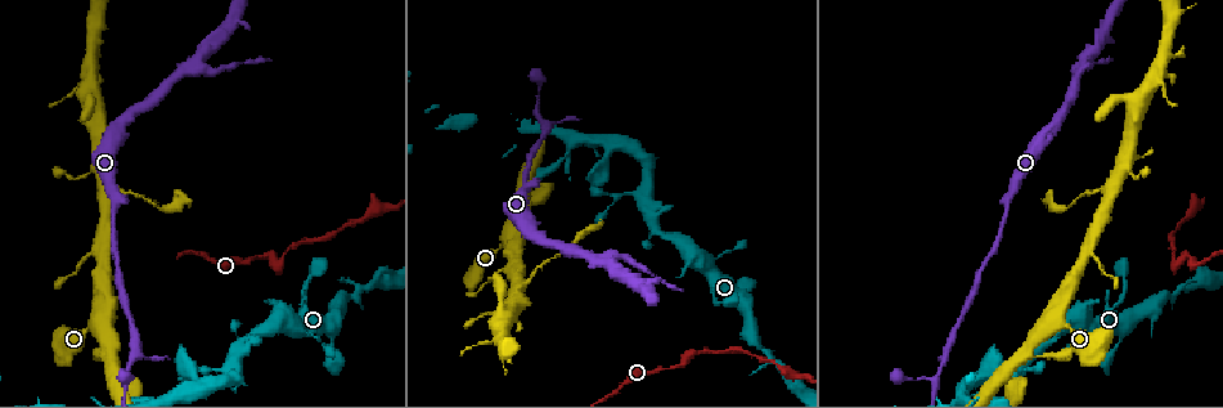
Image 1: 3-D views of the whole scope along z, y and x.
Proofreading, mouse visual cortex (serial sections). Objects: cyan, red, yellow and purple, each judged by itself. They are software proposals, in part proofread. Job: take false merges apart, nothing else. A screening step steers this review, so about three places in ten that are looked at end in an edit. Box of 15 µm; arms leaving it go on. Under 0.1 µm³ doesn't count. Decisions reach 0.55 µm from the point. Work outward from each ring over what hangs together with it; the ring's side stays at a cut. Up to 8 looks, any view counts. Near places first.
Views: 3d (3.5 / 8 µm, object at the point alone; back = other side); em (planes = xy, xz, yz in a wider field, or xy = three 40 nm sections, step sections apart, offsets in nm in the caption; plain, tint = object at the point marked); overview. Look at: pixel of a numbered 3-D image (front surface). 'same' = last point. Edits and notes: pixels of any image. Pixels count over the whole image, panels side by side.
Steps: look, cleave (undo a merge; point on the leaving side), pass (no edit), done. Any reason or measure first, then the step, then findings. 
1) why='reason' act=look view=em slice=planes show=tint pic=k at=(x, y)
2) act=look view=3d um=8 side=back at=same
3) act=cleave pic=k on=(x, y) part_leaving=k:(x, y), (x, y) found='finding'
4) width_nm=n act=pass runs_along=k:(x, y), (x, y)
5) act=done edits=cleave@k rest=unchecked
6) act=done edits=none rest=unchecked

why='two arms in line, one across' act=look view=3d um=3.5 pic=1 at=(934, 380)

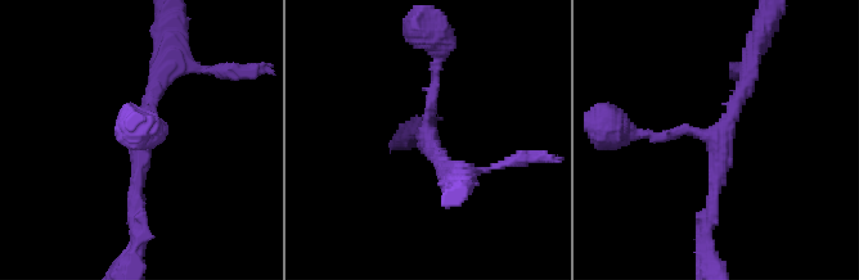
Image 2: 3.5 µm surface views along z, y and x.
why='now the EM' act=look view=em slice=xy step=3 show=tint pic=2 at=(427, 137)

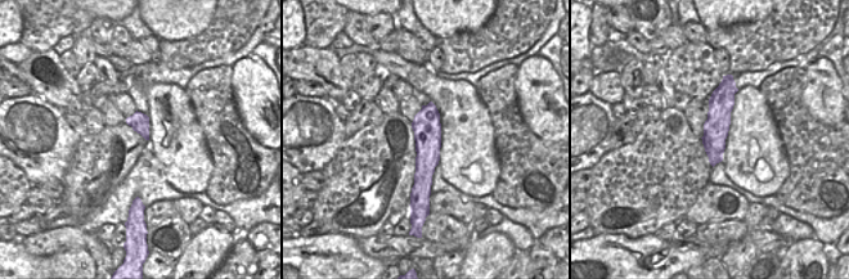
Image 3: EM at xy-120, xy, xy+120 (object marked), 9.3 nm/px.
width_nm=260 act=pass runs_along=2:(750, 66), (718, 136), (638, 132) found='continuous, no second cell'

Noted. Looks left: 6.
act=look view=3d um=8 pic=1 at=(92, 323)

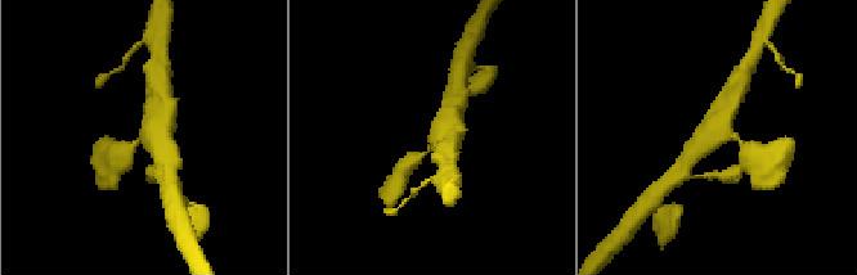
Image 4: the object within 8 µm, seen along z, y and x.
why='closer look' act=look view=3d um=3.5 pic=4 at=(147, 134)

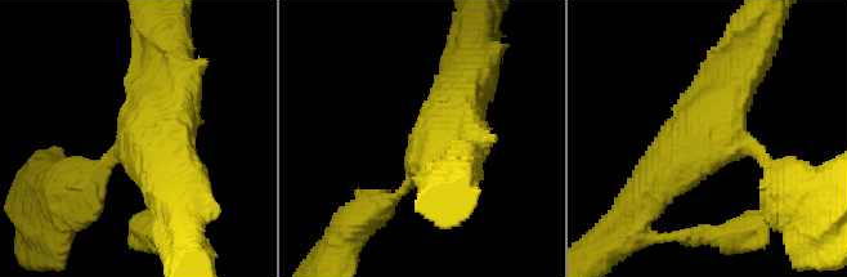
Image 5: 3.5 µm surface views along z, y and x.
arms=4 arm_widths_nm=200,450,450,600 act=look view=em slice=xy step=2 show=tint pic=5 at=(732, 142)

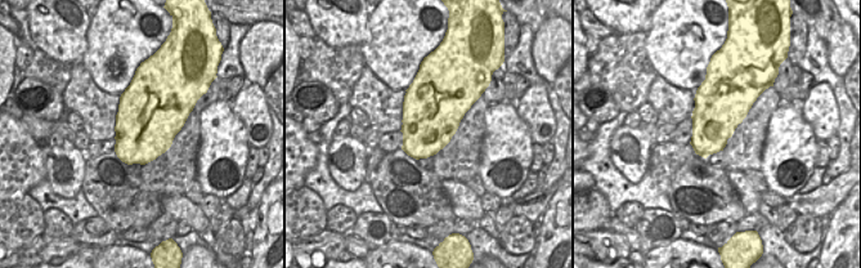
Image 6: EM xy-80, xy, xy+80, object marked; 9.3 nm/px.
width_nm=550 act=pass runs_along=5:(98, 170), (153, 115), (165, 52) found='all the same cell'

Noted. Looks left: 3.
why='small branch off a trunk' act=look view=3d um=8 side=back pic=1 at=(1111, 196)

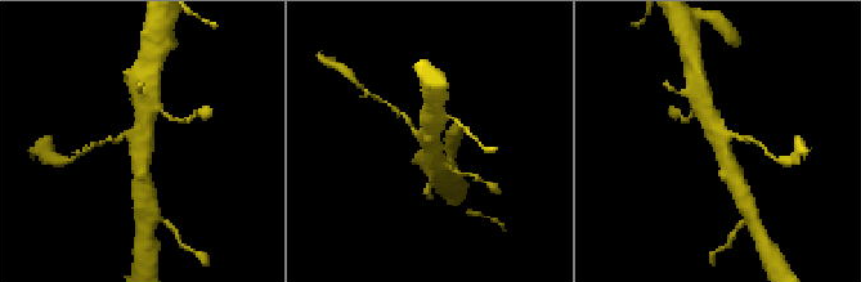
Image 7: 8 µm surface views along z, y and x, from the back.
act=look view=3d um=3.5 side=back pic=7 at=(717, 143)

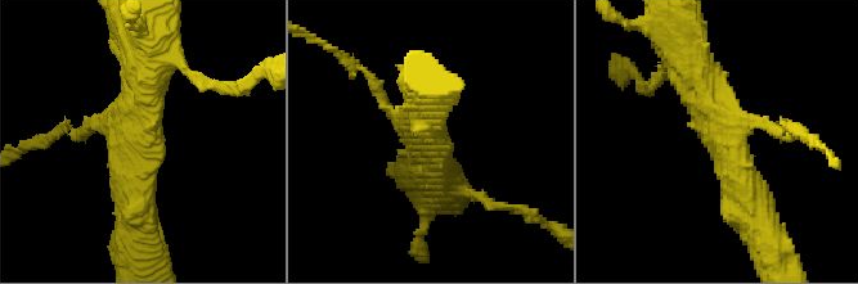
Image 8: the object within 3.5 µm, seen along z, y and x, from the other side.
why='need the tissue' act=look view=em slice=planes show=tint pic=8 at=(724, 135)

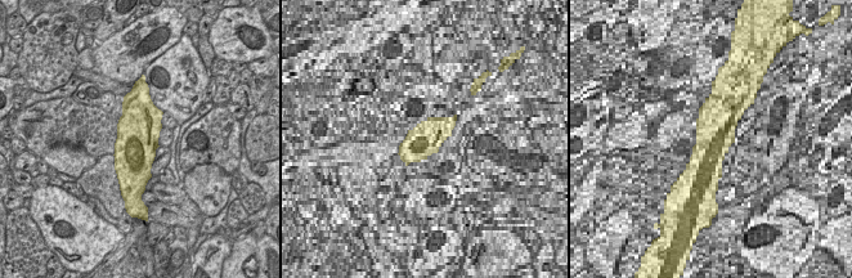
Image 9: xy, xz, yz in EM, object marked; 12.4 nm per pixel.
arm_widths_nm=150,450,500 act=pass runs_along=8:(758, 219), (688, 61) found='one cell here'

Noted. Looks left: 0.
act=done edits=none rest=unchecked

